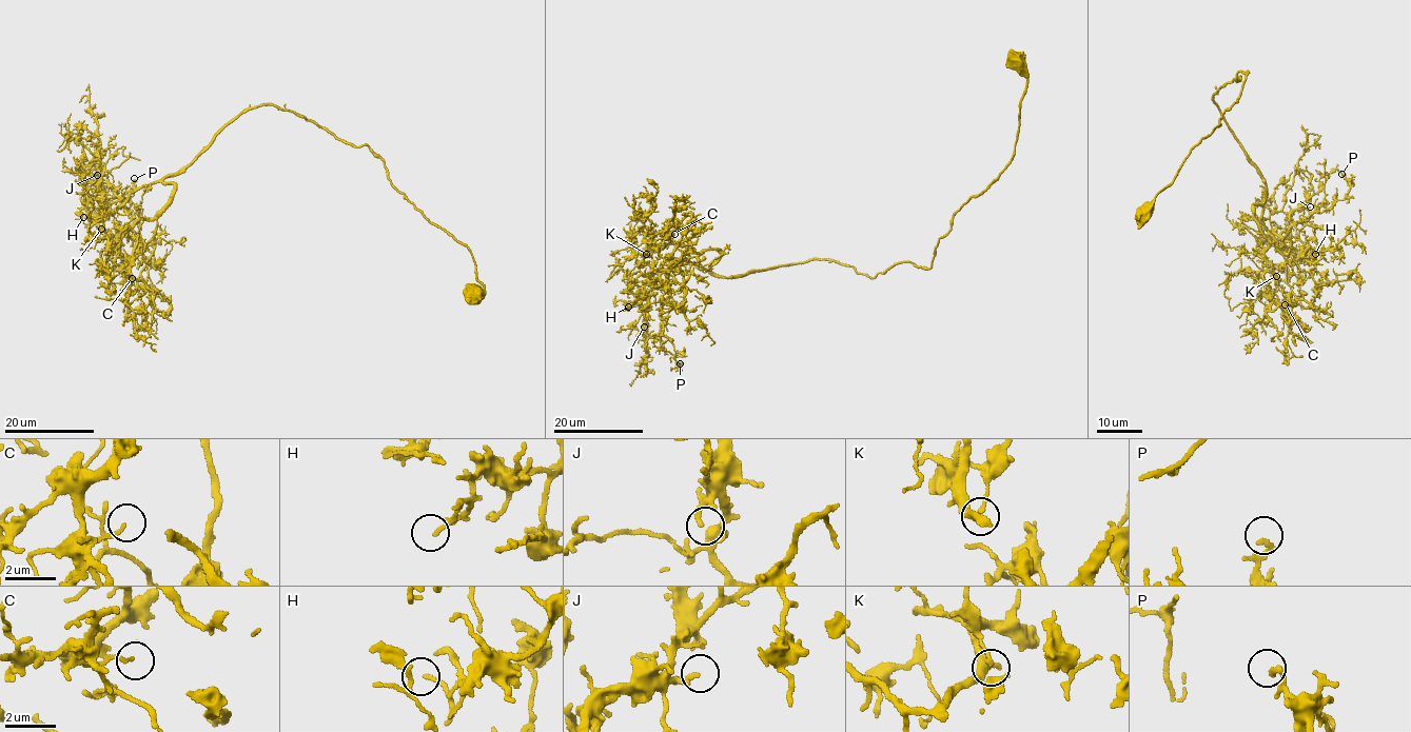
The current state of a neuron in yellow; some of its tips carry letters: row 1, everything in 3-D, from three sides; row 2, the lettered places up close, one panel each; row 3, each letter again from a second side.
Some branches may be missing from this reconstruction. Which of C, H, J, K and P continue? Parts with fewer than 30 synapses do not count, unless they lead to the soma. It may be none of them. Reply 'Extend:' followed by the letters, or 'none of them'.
Extend: J

